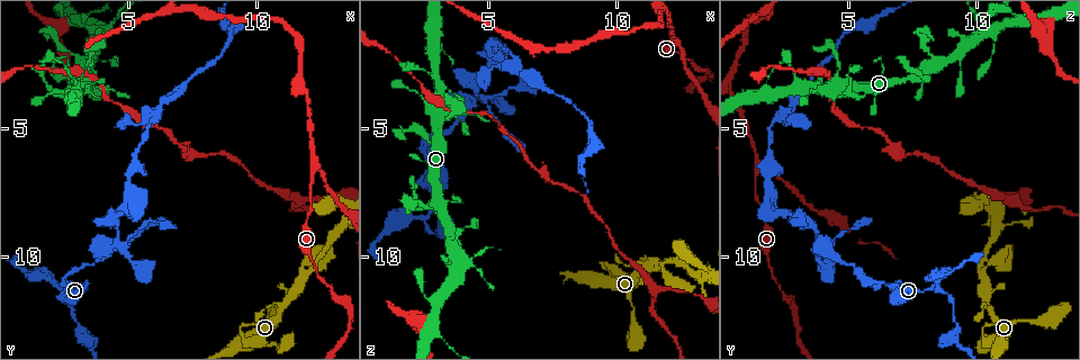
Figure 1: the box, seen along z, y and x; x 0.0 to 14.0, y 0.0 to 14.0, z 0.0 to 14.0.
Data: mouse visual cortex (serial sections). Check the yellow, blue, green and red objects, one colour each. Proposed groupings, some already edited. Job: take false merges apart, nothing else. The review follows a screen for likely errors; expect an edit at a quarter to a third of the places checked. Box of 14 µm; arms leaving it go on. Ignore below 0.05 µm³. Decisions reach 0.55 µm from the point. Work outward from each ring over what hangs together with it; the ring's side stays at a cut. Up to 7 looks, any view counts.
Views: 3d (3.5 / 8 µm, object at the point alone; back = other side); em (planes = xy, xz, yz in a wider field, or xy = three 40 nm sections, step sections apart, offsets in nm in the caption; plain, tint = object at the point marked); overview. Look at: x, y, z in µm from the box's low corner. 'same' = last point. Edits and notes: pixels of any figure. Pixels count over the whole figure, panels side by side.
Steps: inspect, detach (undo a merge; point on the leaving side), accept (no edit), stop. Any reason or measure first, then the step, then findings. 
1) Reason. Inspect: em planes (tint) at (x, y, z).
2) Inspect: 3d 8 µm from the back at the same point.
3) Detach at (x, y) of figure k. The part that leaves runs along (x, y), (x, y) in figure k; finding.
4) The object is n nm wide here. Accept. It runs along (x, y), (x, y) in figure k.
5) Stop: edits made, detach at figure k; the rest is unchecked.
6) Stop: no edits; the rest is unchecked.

Calibre changes. Inspect: 3d 8 µm at (12.3, 10.3, 2.0).

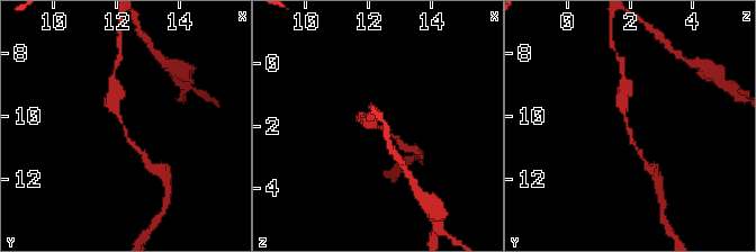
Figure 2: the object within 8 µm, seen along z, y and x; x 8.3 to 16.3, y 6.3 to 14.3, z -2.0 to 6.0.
The arms are 150, 350 nm wide. Inspect: em xy step 1 (tint) at (12.2, 10.2, 1.9).

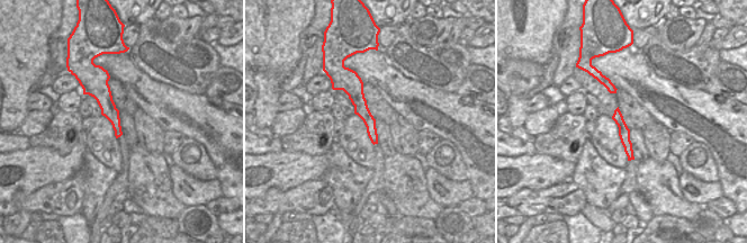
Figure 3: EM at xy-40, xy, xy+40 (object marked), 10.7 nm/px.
Accept. It runs along (114, 93), (110, 105), (126, 136), (140, 150) in figure 2; all the same cell.

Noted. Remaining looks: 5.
Side arm on a straight run. Inspect: 3d 3.5 µm at (12.2, 6.6, 1.6).

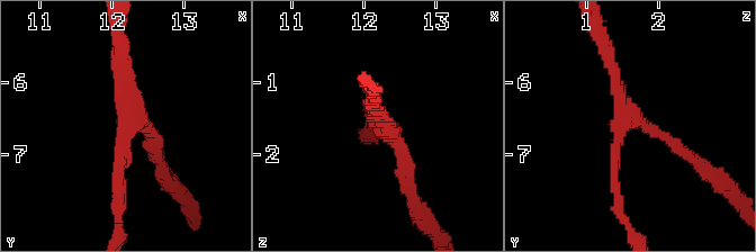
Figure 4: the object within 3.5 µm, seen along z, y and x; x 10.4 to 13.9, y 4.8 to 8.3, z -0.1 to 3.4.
3 arms meet here; the arms are 150, 200, 200 nm wide. Inspect: em planes (tint) at (12.25, 6.55, 1.50).

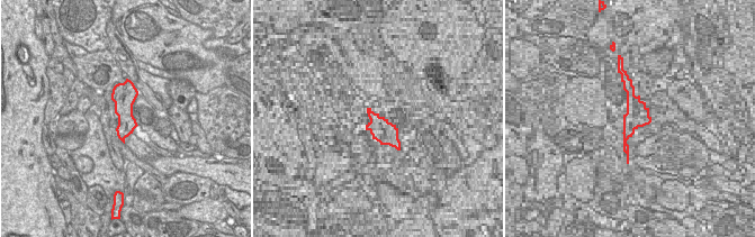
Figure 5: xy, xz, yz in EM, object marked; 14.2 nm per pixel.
The object is 260 nm wide here. Accept. It runs along (617, 195), (626, 115), (608, 53) in figure 4; one cell here.

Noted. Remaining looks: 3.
Thin neck. Inspect: 3d 3.5 µm at (2.5, 11.3, 8.5).

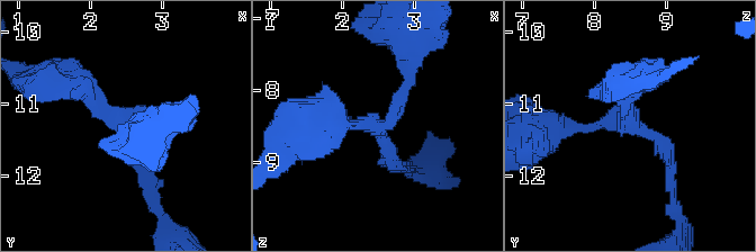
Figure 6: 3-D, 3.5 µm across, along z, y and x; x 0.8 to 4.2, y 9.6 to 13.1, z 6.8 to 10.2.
3 arms meet here; the arms are 150, 200, 250 nm wide. Inspect: em xy step 5 (tint) at (2.55, 11.25, 8.50).

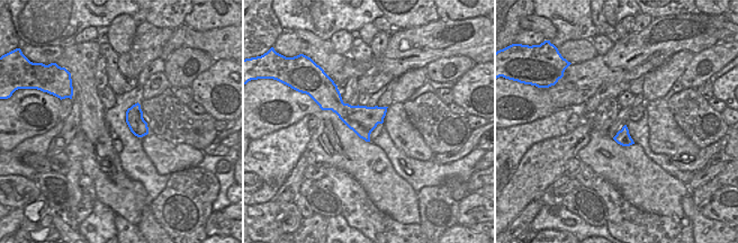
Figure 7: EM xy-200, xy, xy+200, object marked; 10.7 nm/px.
Accept. It runs along (406, 68), (383, 126), (321, 134) in figure 6; one cell here.

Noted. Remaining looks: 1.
Stop: no edits; the rest is unchecked.

